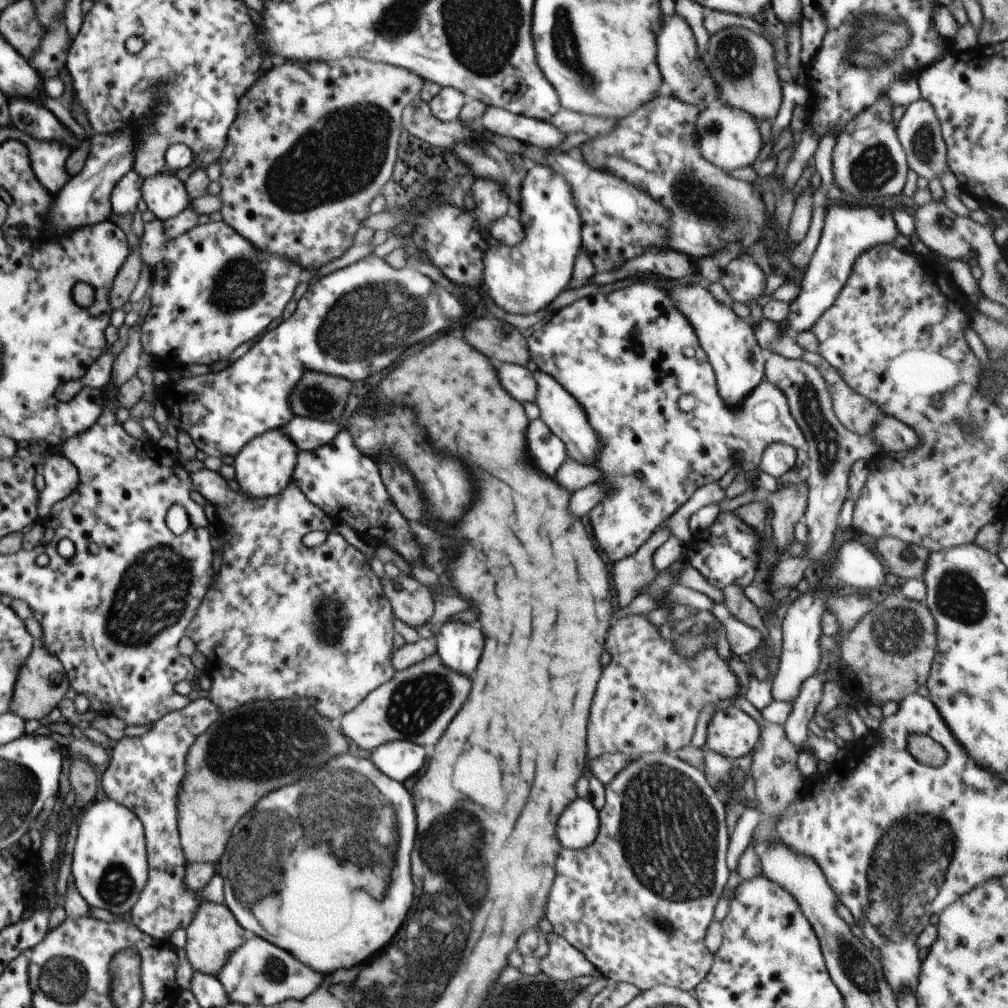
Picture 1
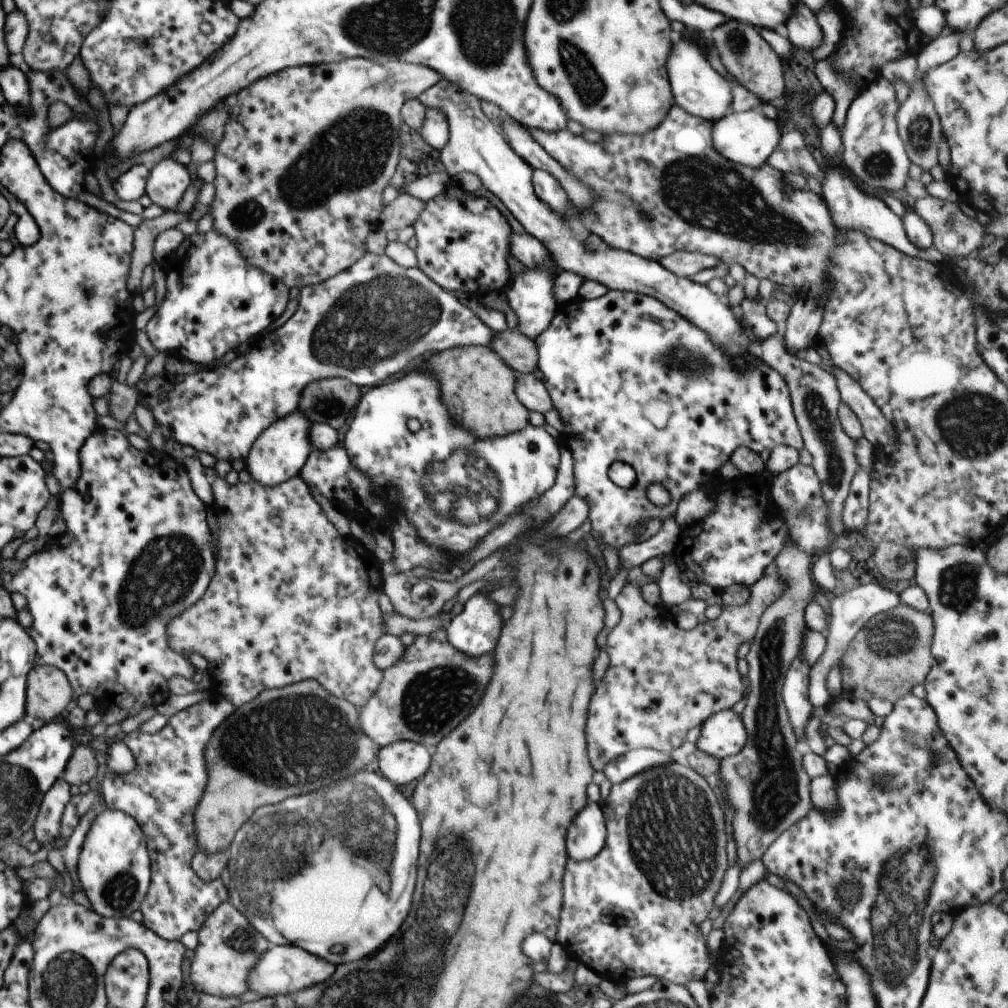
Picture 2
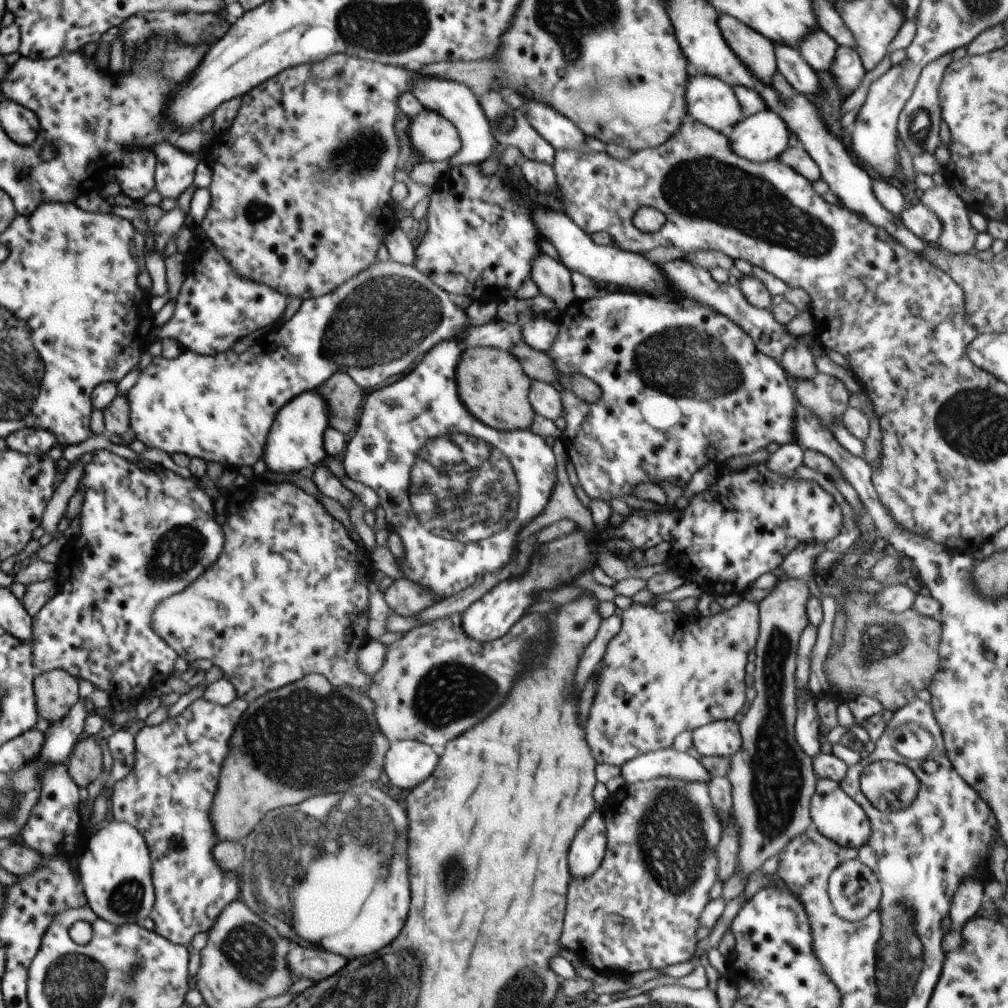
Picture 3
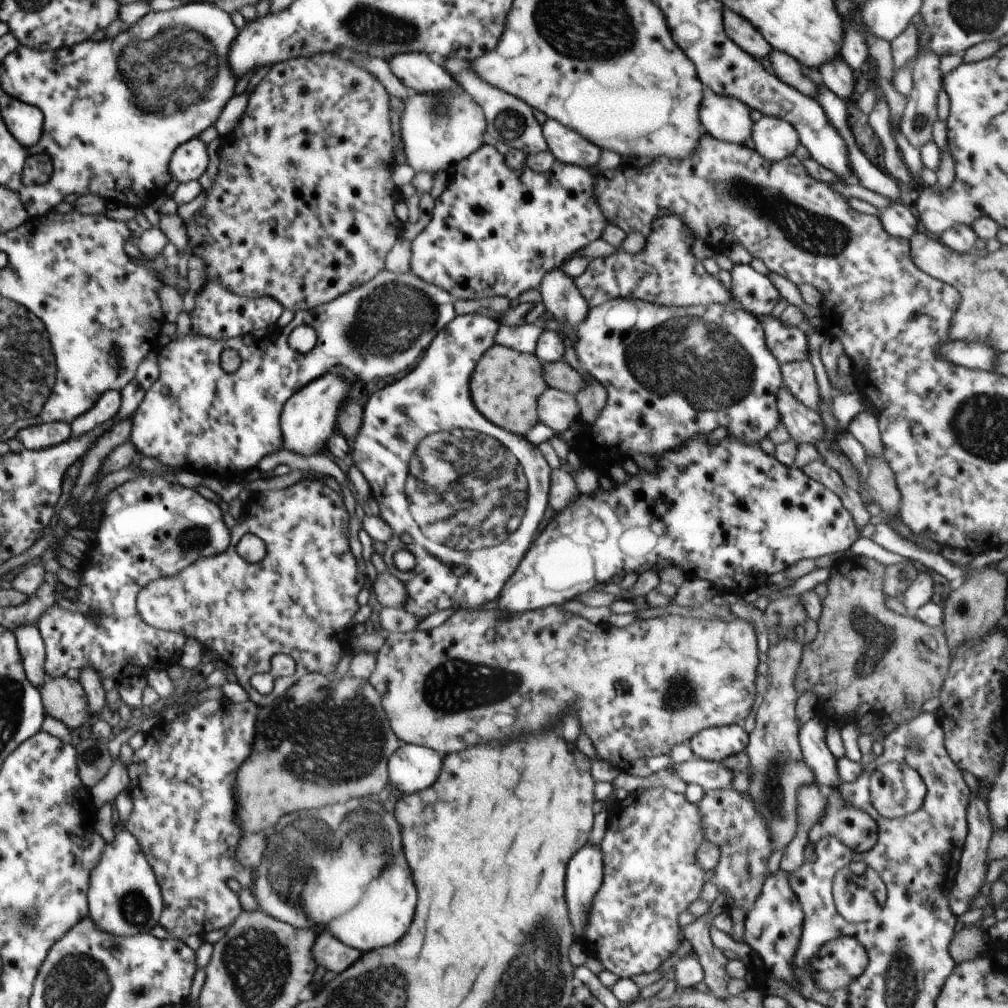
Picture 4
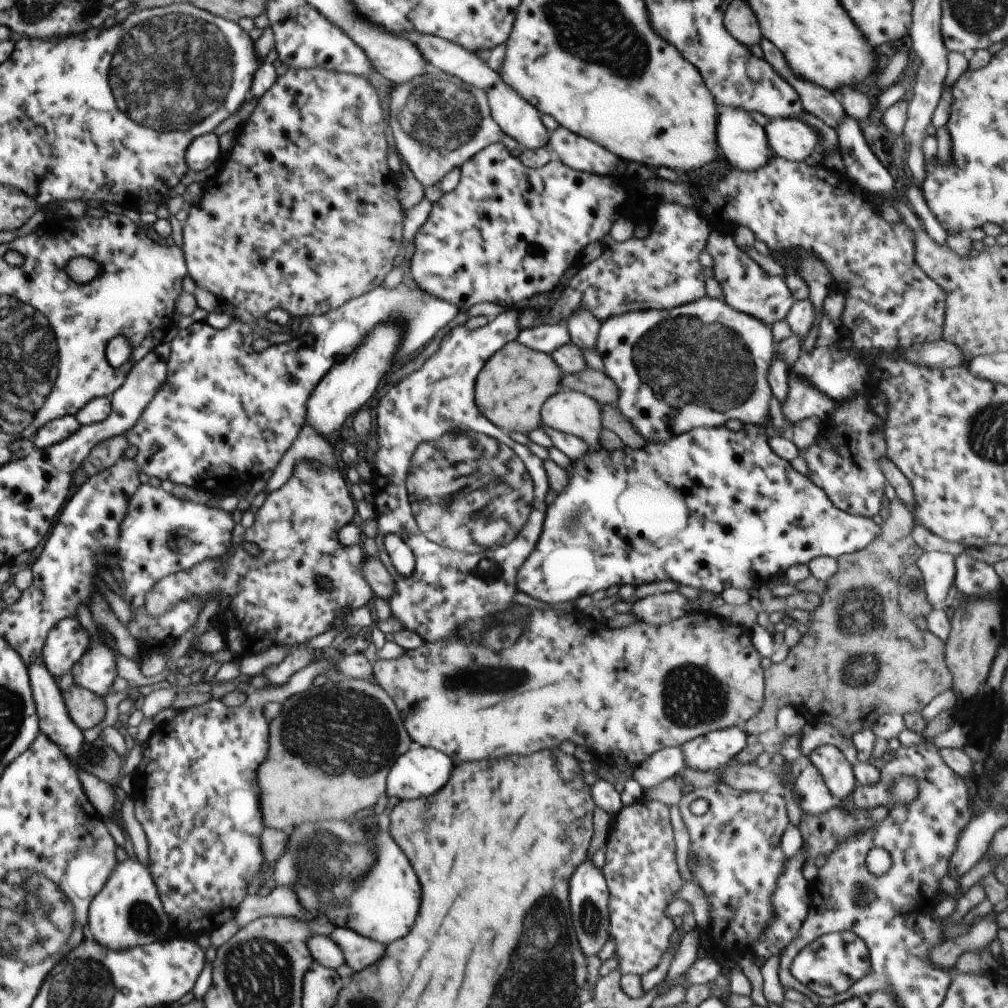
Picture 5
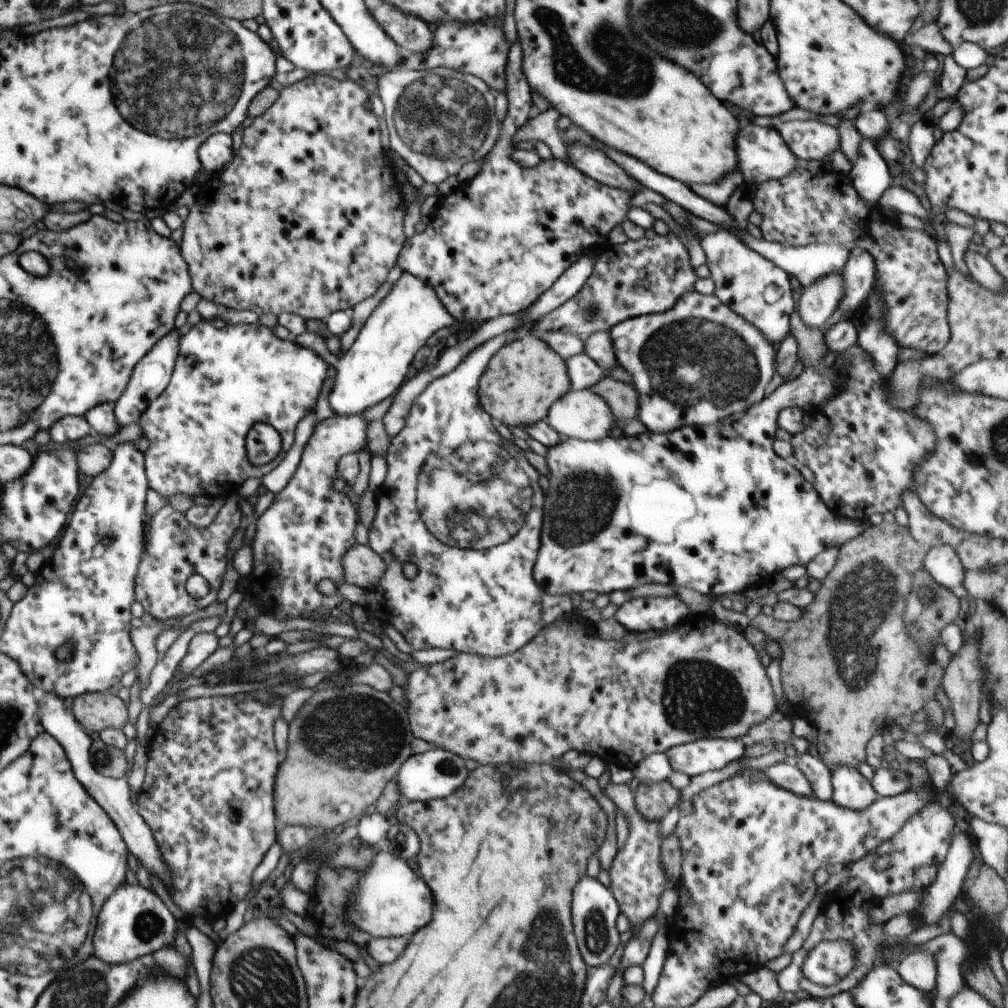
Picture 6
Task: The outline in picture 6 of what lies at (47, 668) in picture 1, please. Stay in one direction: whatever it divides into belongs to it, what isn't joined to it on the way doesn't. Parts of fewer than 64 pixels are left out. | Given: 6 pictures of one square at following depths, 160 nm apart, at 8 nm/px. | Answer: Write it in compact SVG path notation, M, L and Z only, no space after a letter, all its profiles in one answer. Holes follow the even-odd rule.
M112 691L76 696L71 711L88 734L106 728L123 729L129 720L126 704Z

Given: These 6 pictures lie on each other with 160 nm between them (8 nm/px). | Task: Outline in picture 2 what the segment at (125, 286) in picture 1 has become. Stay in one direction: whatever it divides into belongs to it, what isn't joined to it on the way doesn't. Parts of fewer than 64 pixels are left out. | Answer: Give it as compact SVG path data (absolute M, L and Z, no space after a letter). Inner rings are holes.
M168 210L164 211L162 216L142 219L141 223L133 229L133 253L129 279L127 280L127 287L130 292L140 293L142 272L146 266L153 263L153 248L158 235L174 229L181 220L188 220L186 213L180 214L174 210Z

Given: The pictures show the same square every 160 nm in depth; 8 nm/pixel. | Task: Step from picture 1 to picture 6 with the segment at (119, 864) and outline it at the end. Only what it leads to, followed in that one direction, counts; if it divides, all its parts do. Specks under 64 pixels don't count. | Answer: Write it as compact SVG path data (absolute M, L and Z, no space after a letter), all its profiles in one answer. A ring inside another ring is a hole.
M125 881L114 890L114 894L108 896L100 908L92 942L95 945L93 956L98 956L106 964L123 964L174 944L174 938L174 916L166 904L153 890Z

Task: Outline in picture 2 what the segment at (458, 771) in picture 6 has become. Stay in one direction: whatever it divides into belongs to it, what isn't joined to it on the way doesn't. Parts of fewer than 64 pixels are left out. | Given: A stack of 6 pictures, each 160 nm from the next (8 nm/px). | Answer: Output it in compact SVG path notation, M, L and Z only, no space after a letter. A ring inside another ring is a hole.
M398 741L379 750L377 759L383 776L394 786L419 780L430 768L432 749L414 741Z

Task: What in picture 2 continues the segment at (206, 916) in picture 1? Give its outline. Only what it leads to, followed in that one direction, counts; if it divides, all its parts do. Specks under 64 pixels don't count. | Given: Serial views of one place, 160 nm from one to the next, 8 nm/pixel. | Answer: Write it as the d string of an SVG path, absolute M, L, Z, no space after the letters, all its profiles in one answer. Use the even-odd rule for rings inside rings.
M230 900L215 908L198 932L199 943L194 950L188 979L194 990L220 998L242 996L248 992L248 979L253 967L270 947L276 946L256 930Z

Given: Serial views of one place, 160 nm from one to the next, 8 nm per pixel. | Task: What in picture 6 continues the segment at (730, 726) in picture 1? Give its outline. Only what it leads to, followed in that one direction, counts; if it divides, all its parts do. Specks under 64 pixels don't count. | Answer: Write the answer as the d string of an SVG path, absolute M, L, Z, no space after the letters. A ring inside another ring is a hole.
M704 738L674 746L665 754L674 771L692 778L723 769L745 755L746 748L742 738Z

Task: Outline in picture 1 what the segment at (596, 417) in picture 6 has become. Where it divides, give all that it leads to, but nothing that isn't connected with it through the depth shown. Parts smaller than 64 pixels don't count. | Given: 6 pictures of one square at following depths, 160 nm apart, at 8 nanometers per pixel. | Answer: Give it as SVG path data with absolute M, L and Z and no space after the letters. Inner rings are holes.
M493 361L500 384L508 394L512 395L518 402L535 403L537 395L537 382L533 372L522 365Z

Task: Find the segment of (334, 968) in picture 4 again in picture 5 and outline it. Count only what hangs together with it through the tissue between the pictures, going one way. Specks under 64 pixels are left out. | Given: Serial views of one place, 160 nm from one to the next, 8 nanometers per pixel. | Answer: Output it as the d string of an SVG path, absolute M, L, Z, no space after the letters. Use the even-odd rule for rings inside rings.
M336 927L330 937L345 954L346 965L352 967L354 971L361 971L366 966L378 962L384 956L387 947L381 942L342 927Z

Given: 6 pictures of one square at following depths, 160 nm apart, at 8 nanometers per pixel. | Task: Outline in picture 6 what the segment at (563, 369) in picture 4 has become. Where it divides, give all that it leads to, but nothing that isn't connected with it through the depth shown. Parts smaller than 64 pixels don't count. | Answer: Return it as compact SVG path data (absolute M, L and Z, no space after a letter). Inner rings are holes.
M604 376L598 384L590 386L590 390L606 400L616 423L626 424L636 419L640 402L638 402L638 392L634 390L634 386Z

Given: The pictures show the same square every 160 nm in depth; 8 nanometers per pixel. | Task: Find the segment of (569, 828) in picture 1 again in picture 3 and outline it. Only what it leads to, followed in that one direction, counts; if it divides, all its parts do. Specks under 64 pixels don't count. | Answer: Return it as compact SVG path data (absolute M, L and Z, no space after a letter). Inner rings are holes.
M597 805L570 846L568 864L572 876L586 878L600 868L607 850L606 823L604 813Z

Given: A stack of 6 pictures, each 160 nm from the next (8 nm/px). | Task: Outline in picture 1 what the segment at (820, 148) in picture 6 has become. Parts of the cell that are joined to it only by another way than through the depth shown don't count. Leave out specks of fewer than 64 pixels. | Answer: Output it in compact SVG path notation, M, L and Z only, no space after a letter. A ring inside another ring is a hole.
M722 99L715 100L710 107L700 109L696 119L700 154L725 171L750 167L763 147L757 121L745 110L734 108Z

